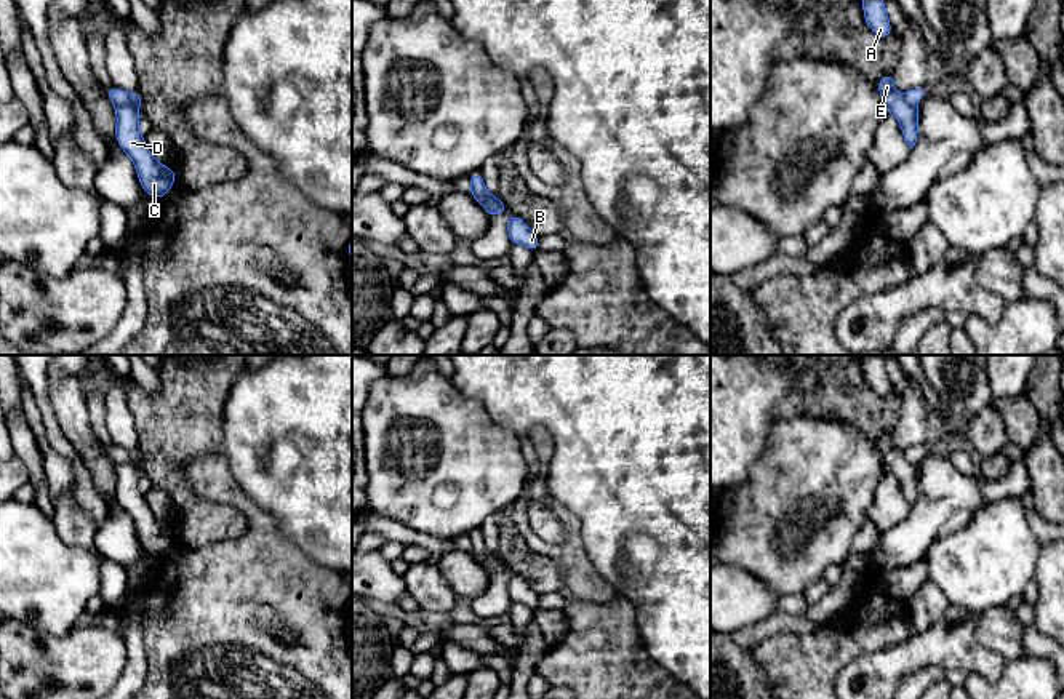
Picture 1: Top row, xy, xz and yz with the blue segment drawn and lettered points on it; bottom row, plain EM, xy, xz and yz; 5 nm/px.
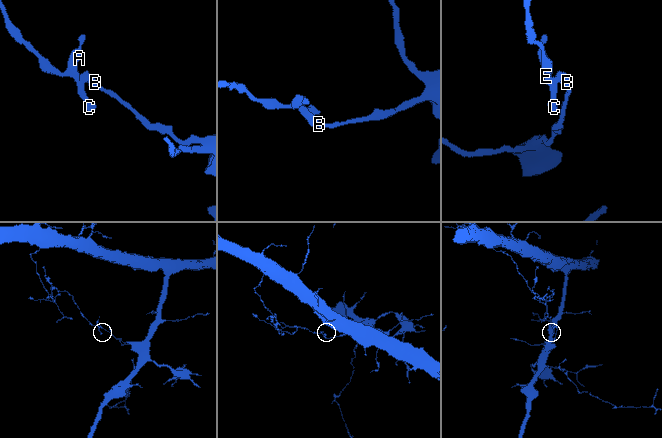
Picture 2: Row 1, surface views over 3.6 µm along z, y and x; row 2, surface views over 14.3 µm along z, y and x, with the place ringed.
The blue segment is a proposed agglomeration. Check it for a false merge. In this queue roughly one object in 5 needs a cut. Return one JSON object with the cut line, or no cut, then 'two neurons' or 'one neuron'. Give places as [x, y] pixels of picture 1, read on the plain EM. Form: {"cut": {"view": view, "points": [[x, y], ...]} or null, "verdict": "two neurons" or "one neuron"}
{"cut": {"view": "xz", "points": [[471, 551], [480, 559], [492, 554]]}, "verdict": "two neurons"}

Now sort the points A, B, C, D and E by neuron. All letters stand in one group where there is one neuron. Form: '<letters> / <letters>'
A C D E / B

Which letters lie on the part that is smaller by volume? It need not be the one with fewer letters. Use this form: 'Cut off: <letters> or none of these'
Cut off: A, C, D, E

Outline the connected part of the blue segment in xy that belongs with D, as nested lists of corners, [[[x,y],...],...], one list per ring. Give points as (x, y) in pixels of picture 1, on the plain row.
[[[130,462],[115,464],[115,499],[133,518],[139,542],[146,553],[163,557],[176,541],[174,526],[160,523],[149,509],[144,494],[138,488],[139,465]]]

